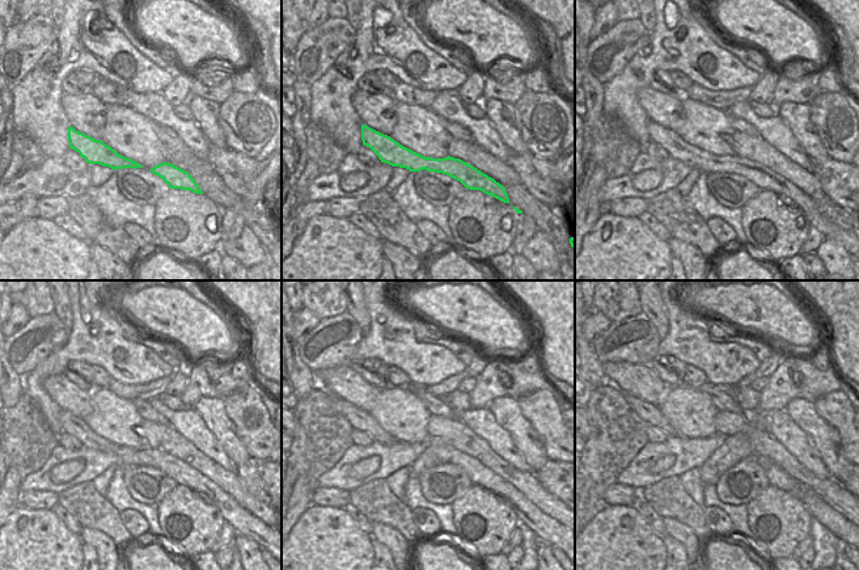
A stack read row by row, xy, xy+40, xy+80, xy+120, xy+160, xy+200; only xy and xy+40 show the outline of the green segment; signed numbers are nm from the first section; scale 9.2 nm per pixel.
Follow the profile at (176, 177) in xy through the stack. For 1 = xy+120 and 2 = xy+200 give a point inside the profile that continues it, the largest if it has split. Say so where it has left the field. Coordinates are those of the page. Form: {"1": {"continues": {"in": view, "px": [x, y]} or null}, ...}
{"1": {"continues": {"in": "xy+120", "px": [245, 523]}}, "2": {"continues": {"in": "xy+200", "px": [841, 527]}}}

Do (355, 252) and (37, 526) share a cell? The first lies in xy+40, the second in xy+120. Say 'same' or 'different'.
same

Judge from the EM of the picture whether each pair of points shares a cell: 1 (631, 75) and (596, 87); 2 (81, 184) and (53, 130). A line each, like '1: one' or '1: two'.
1: two
2: two

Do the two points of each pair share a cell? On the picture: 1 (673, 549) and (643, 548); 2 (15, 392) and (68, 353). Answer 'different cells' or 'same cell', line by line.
1: different cells
2: different cells

